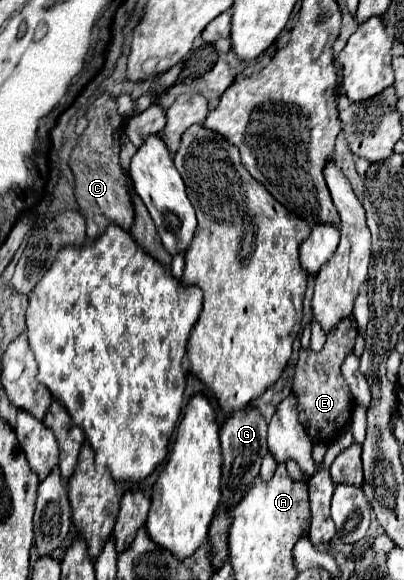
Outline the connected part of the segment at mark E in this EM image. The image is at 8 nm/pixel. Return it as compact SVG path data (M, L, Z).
M349 316L349 318L343 318L337 324L337 328L327 334L327 342L321 352L313 352L313 350L299 352L293 392L297 394L297 400L299 400L299 420L315 444L335 442L335 438L339 438L341 430L351 420L353 396L349 394L349 388L341 376L341 362L345 360L345 354L353 348L355 334L357 334L357 322L353 316Z

